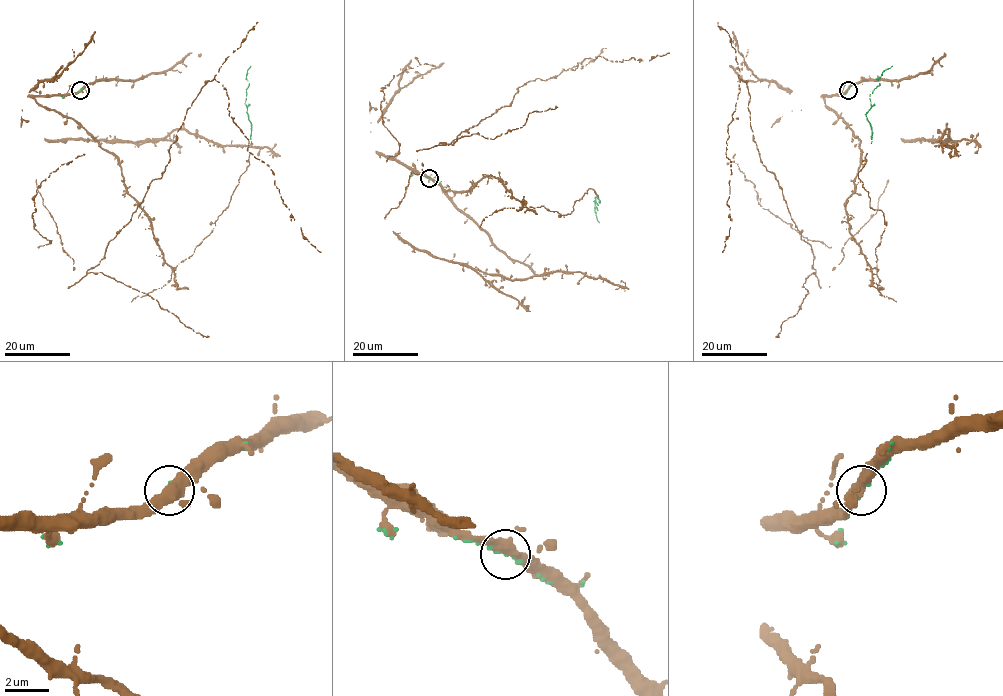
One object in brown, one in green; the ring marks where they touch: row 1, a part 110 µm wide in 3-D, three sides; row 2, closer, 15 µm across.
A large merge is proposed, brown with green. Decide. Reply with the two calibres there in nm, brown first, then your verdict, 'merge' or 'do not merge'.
400/200 nm | merge

